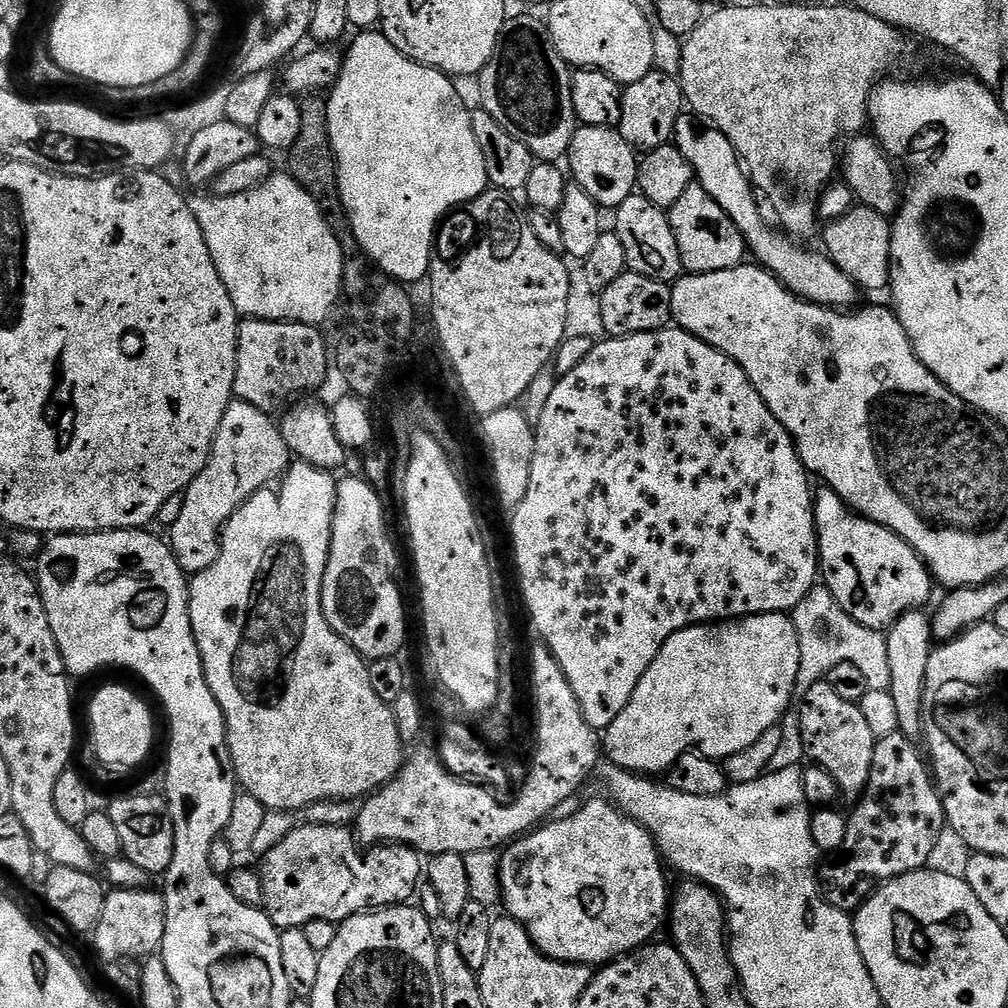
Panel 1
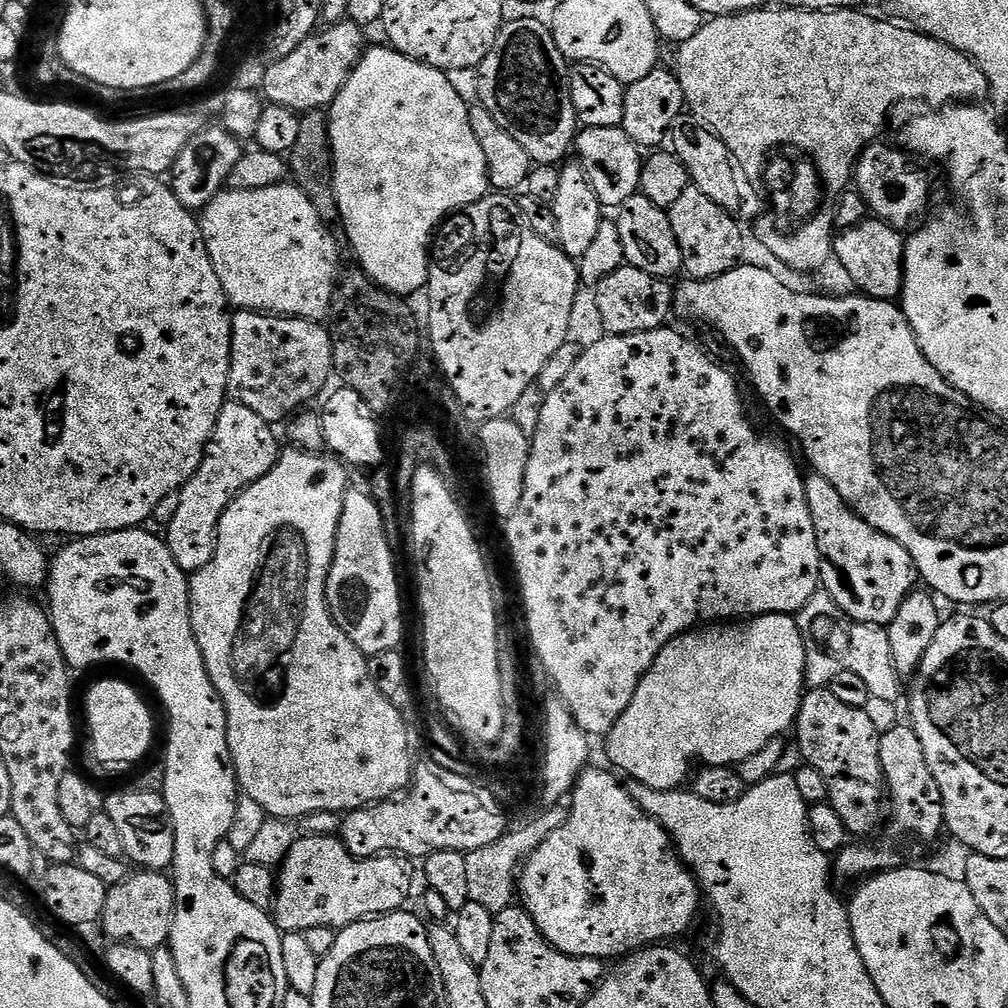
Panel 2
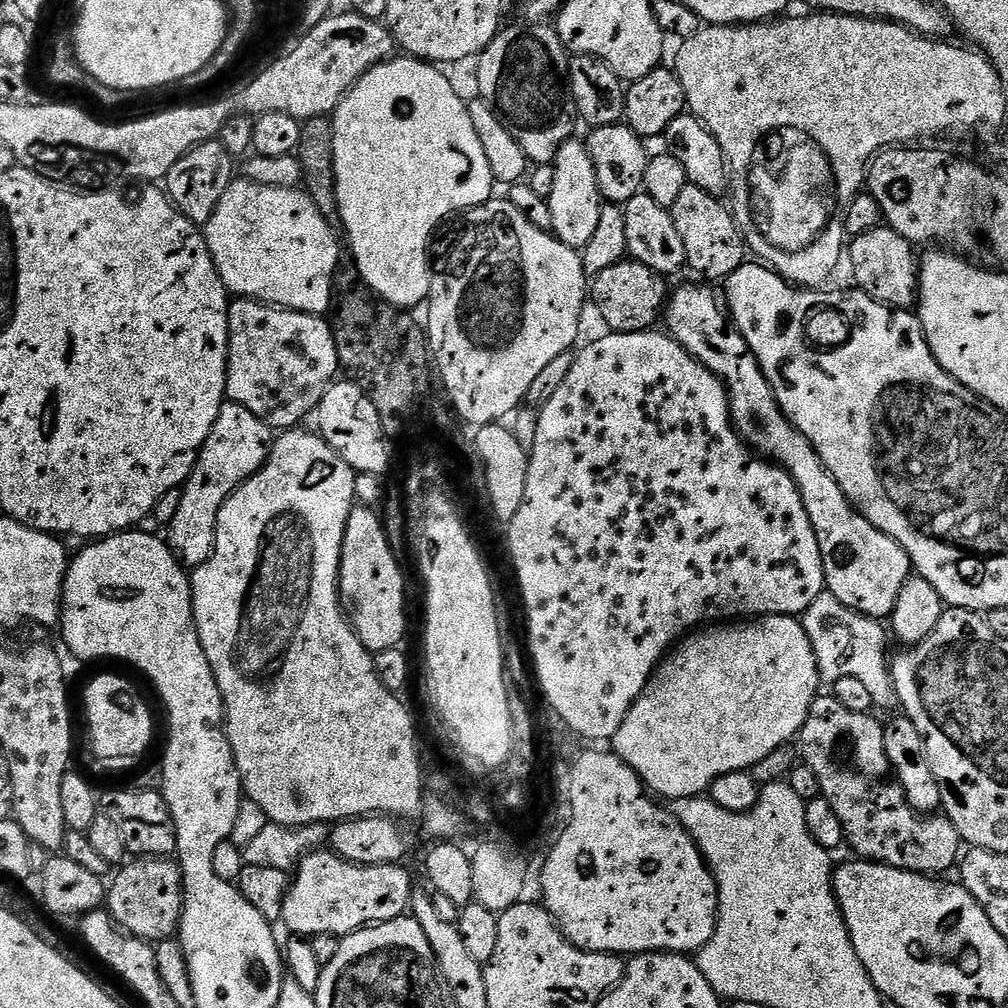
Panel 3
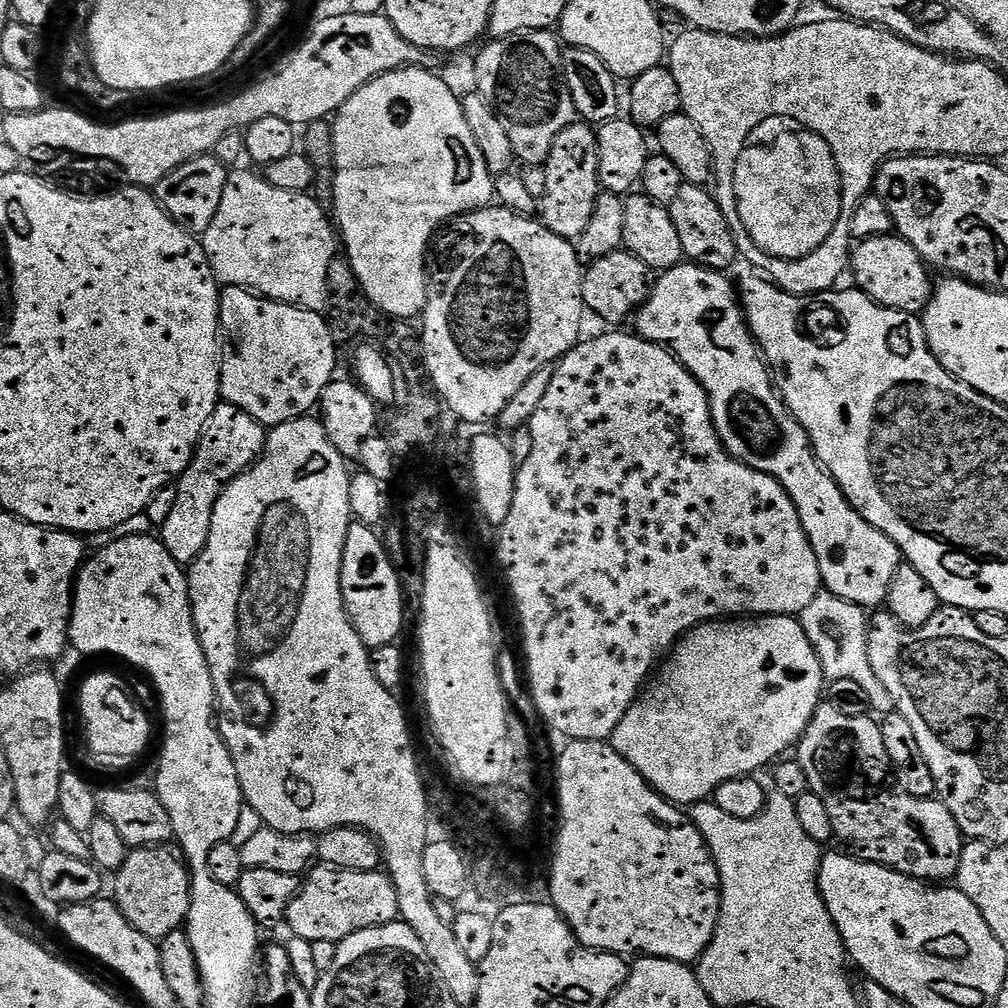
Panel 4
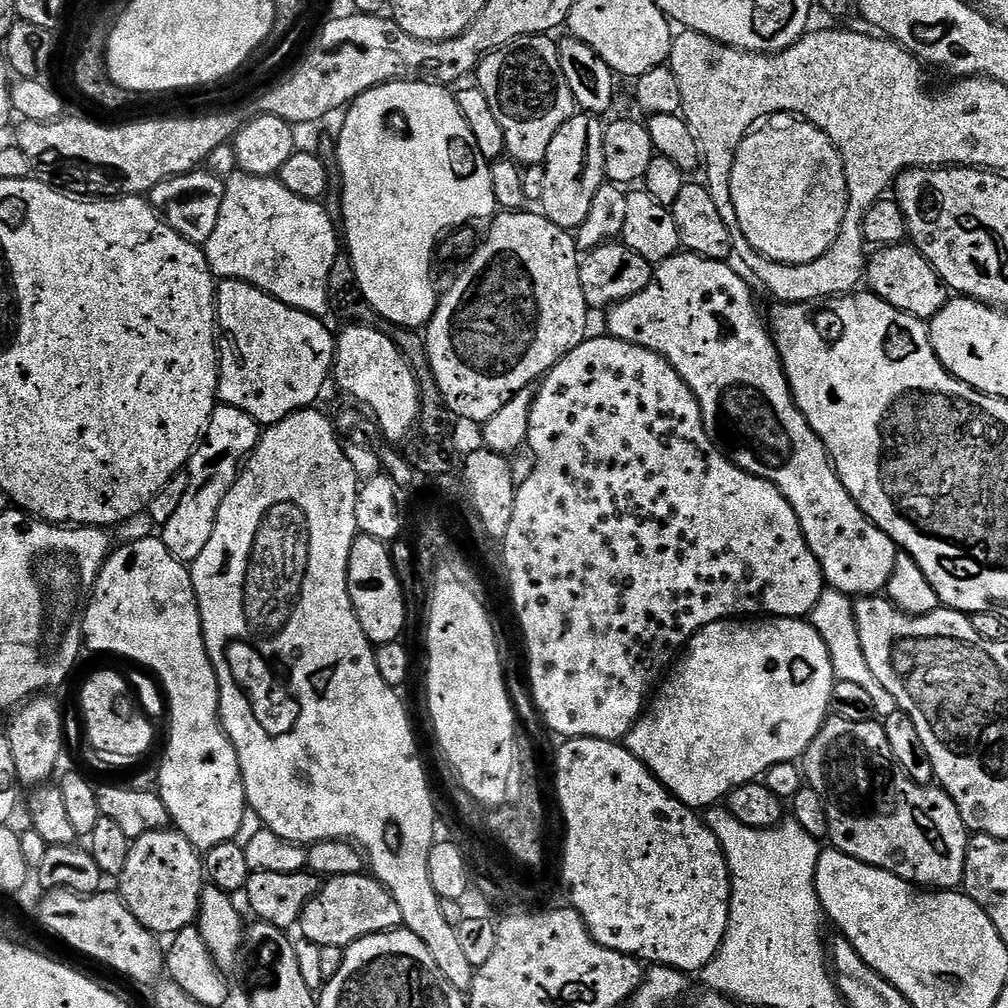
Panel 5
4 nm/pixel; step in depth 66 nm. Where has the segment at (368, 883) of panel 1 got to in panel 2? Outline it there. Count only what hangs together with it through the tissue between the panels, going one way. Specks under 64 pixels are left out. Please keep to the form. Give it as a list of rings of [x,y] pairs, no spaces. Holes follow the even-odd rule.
[[[311,836],[294,842],[294,846],[278,868],[276,881],[276,903],[274,919],[281,933],[314,930],[314,926],[326,926],[337,930],[348,928],[360,920],[370,920],[374,916],[385,916],[401,911],[412,892],[412,864],[407,856],[385,854],[371,856],[363,860],[354,858],[350,850],[336,836]]]

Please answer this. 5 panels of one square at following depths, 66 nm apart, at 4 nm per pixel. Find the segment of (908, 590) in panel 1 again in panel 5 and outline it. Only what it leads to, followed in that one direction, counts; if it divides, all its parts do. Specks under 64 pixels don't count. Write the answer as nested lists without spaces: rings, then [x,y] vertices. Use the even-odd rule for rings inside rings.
[[[681,251],[655,265],[650,286],[620,304],[607,309],[607,335],[642,346],[668,360],[695,394],[702,410],[704,428],[732,463],[744,472],[768,480],[790,502],[800,519],[800,528],[808,548],[818,558],[827,587],[859,598],[883,593],[894,570],[897,546],[873,524],[840,484],[836,469],[824,444],[814,434],[810,422],[798,410],[780,361],[780,352],[772,341],[769,325],[760,317],[760,308],[752,297],[752,288],[731,268],[731,263],[695,256]]]

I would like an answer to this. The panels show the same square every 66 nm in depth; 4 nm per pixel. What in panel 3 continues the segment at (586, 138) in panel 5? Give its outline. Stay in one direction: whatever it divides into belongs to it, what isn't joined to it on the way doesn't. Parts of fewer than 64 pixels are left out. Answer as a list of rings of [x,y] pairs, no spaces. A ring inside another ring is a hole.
[[[579,138],[567,140],[558,150],[551,166],[554,170],[554,190],[550,190],[546,198],[550,206],[552,223],[550,231],[566,246],[583,250],[586,242],[590,242],[590,237],[594,235],[598,226],[598,217],[604,209],[598,178],[594,174],[594,164],[590,162],[587,143]]]

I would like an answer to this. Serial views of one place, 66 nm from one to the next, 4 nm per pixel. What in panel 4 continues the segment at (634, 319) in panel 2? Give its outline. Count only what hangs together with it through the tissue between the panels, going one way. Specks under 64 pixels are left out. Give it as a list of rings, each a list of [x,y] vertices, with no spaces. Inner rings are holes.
[[[621,250],[614,254],[606,254],[583,269],[584,285],[582,298],[585,309],[592,312],[600,320],[605,320],[608,326],[620,326],[623,320],[631,321],[652,293],[654,272],[642,262],[633,252]]]

